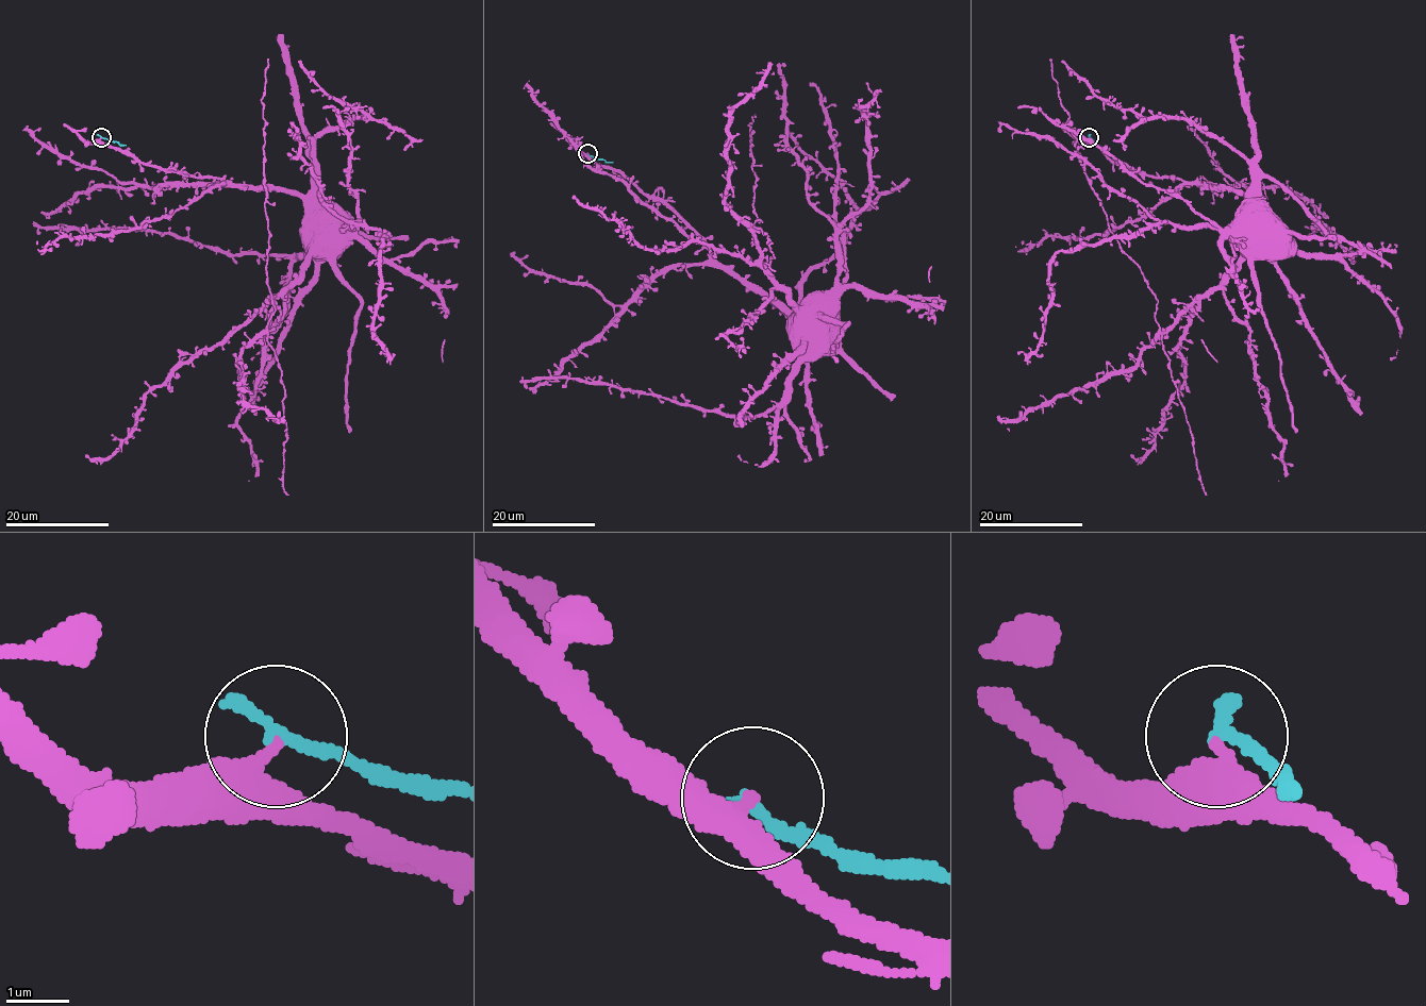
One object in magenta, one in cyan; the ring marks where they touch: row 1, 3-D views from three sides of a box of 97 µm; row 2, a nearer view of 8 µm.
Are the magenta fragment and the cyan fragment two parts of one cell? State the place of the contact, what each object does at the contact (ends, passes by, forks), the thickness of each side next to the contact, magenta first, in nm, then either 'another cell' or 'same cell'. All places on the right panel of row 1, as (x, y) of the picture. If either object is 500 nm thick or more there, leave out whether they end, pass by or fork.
(1089, 137) | magenta ends | cyan ends | 300/280 nm | another cell

